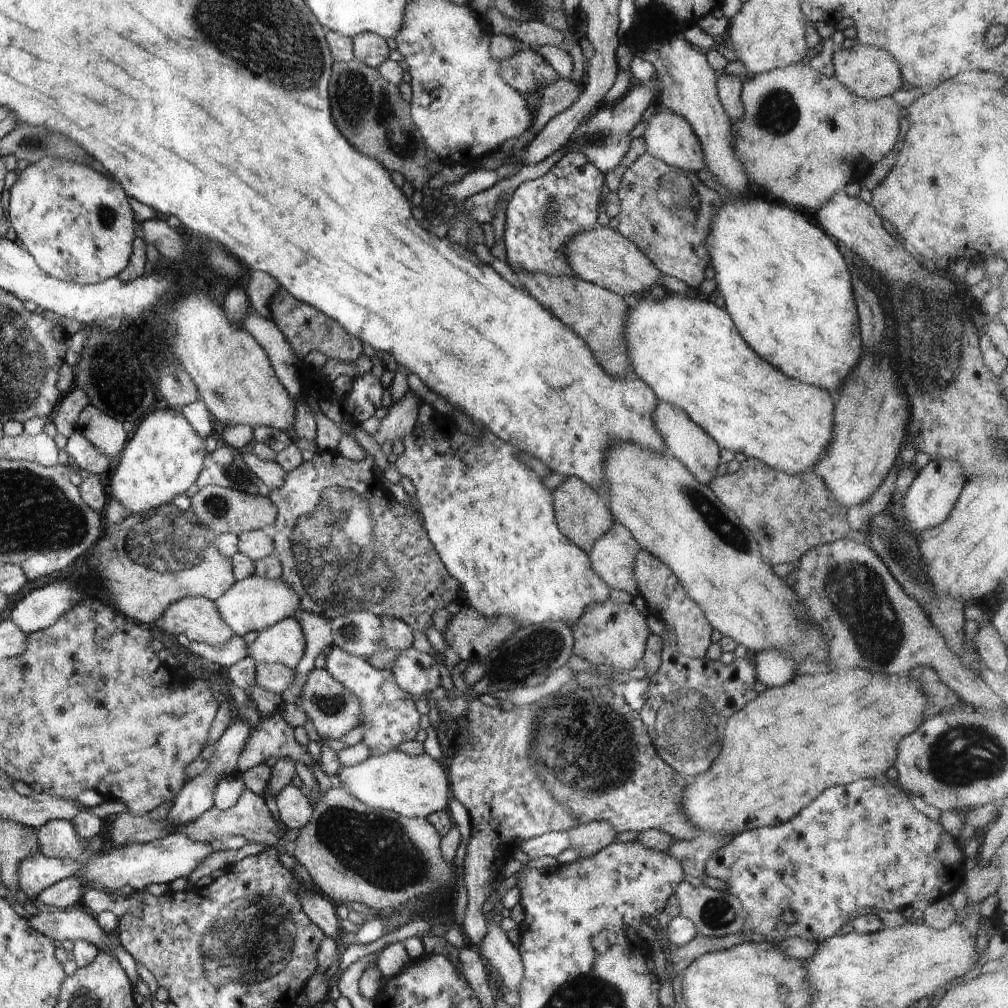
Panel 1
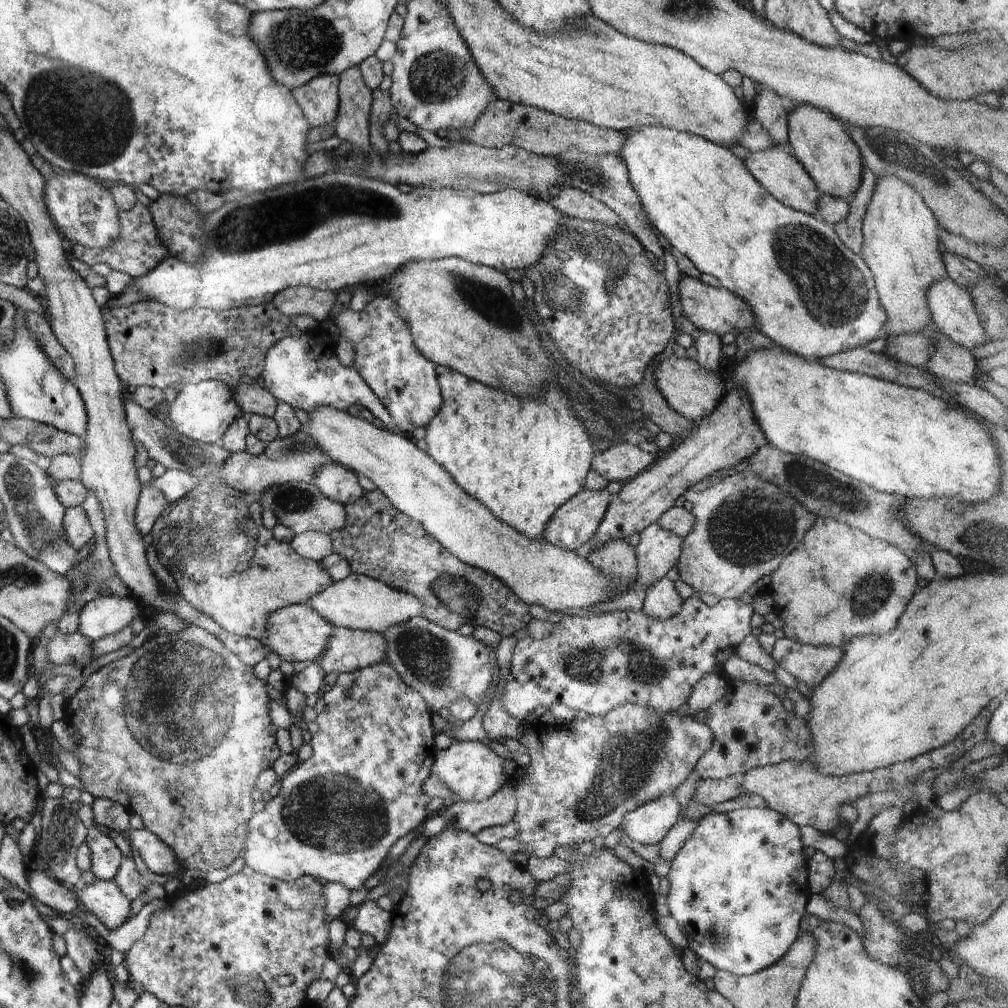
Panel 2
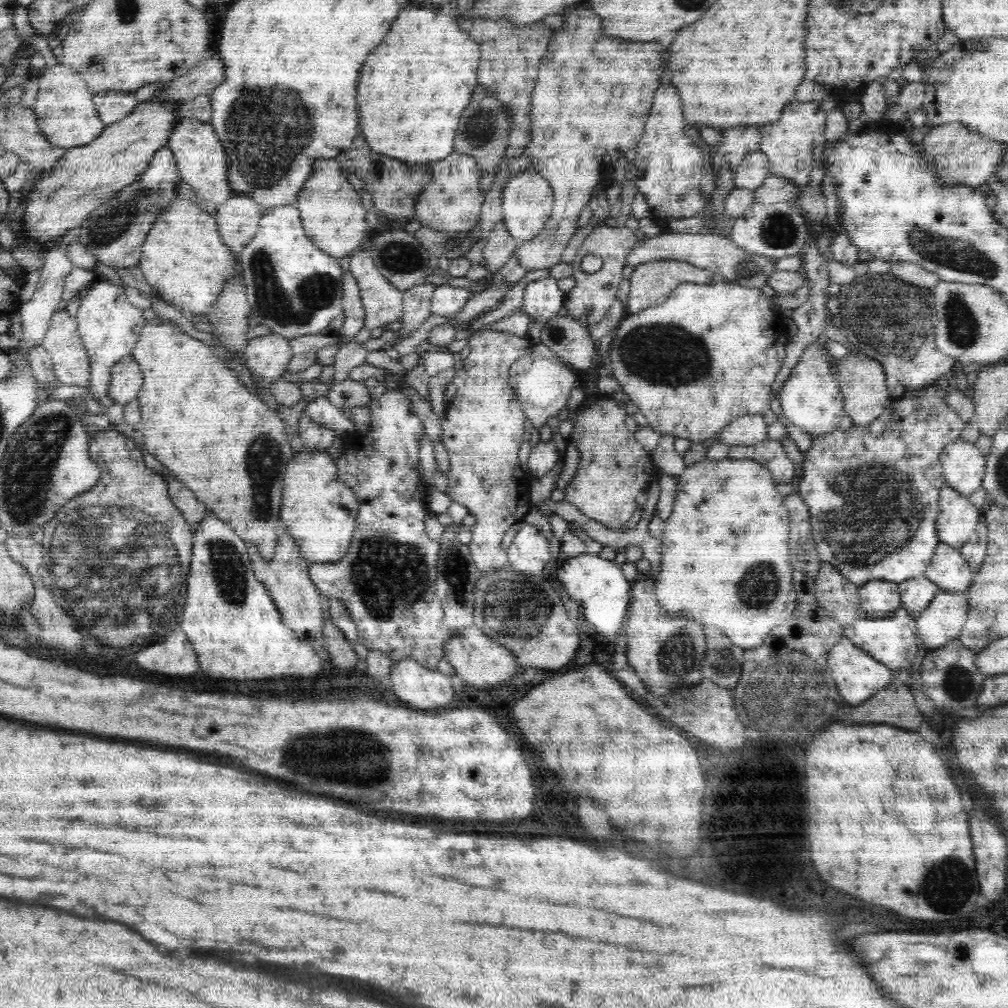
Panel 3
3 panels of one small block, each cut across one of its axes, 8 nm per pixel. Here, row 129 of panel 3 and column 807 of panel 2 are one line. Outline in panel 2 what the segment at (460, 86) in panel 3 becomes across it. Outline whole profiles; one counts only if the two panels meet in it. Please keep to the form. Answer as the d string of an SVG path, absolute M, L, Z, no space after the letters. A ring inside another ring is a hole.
M773 347L770 350L760 350L760 352L756 350L756 352L748 354L744 360L735 360L735 362L737 366L734 372L734 380L736 380L737 386L740 386L742 390L746 390L748 398L752 402L754 418L756 418L760 430L764 432L768 443L782 452L812 458L812 460L817 460L844 475L866 483L869 487L875 488L880 492L894 493L903 496L905 499L939 499L944 497L960 500L960 502L975 503L990 500L994 494L999 493L1000 476L1002 476L1000 452L996 450L996 444L992 442L988 430L978 420L968 416L964 409L957 407L952 402L947 402L942 400L942 398L938 398L938 396L934 396L932 392L924 392L924 390L910 388L855 372L834 370L824 366L821 361L809 361L788 351L784 353L779 347Z

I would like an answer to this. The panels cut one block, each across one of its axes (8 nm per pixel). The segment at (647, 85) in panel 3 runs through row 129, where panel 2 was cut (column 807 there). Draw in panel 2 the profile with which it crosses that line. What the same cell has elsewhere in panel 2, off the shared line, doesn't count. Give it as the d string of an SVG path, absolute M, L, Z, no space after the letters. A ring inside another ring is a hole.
M825 517L817 518L813 528L788 553L771 577L770 595L774 598L774 611L782 618L785 636L804 645L836 648L843 648L852 640L852 636L888 634L892 628L896 628L906 604L919 588L919 576L908 554L893 544Z

